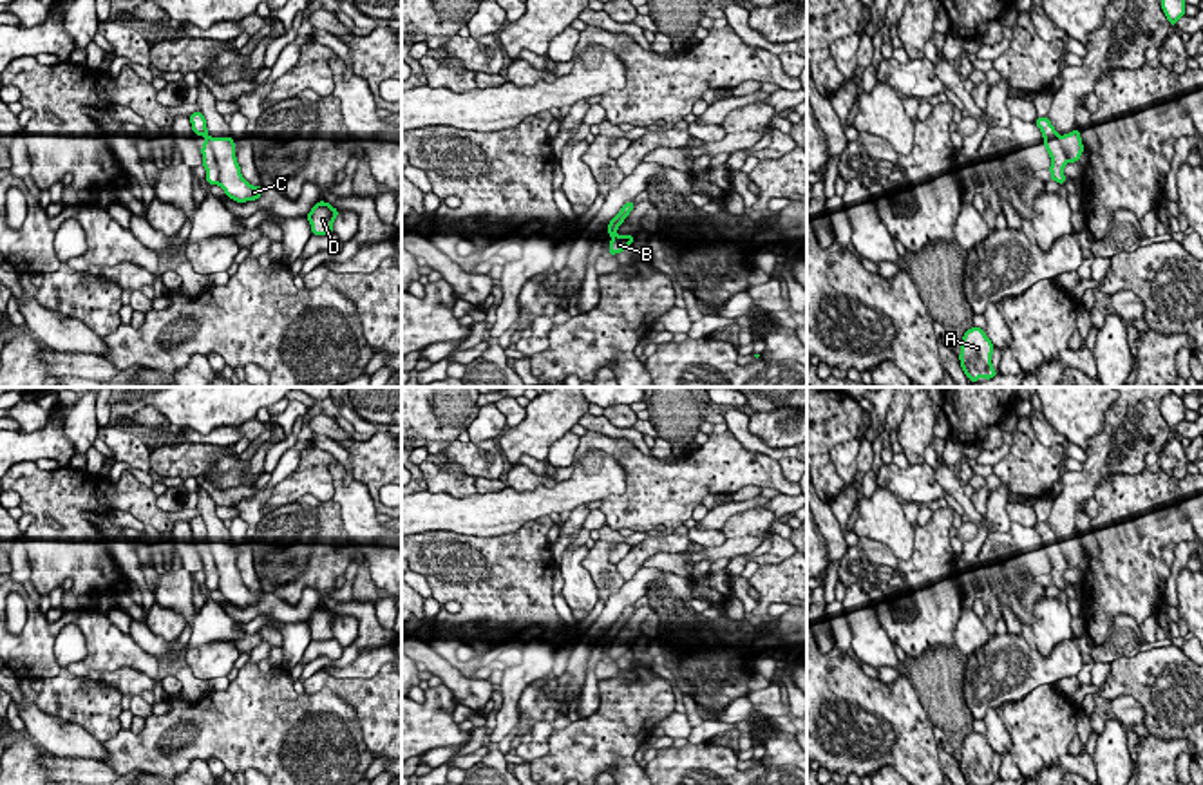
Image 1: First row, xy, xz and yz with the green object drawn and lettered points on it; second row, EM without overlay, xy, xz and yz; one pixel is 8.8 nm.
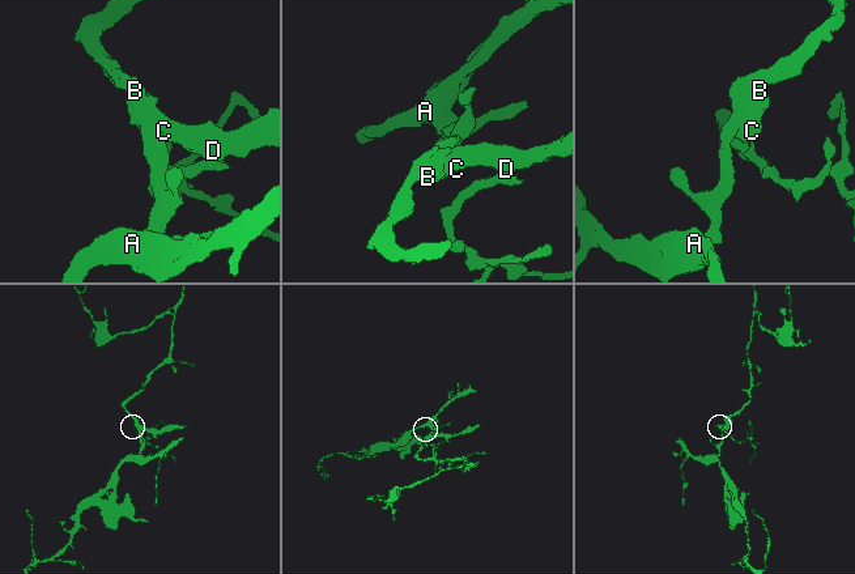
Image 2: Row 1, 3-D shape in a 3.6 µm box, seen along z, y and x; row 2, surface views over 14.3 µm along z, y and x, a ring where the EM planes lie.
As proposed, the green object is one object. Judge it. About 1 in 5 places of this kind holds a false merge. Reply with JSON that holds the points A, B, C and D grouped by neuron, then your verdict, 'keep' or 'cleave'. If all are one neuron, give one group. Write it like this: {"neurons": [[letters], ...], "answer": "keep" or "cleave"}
{"neurons": [["A"], ["B", "C", "D"]], "answer": "cleave"}

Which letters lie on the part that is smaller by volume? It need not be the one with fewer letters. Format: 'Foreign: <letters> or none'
Foreign: B, C, D

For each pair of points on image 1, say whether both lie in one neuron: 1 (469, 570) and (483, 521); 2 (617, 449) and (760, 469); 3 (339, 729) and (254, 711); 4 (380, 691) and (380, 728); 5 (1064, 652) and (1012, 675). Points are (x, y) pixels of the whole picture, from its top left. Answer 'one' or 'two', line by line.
1: two
2: one
3: one
4: one
5: one

